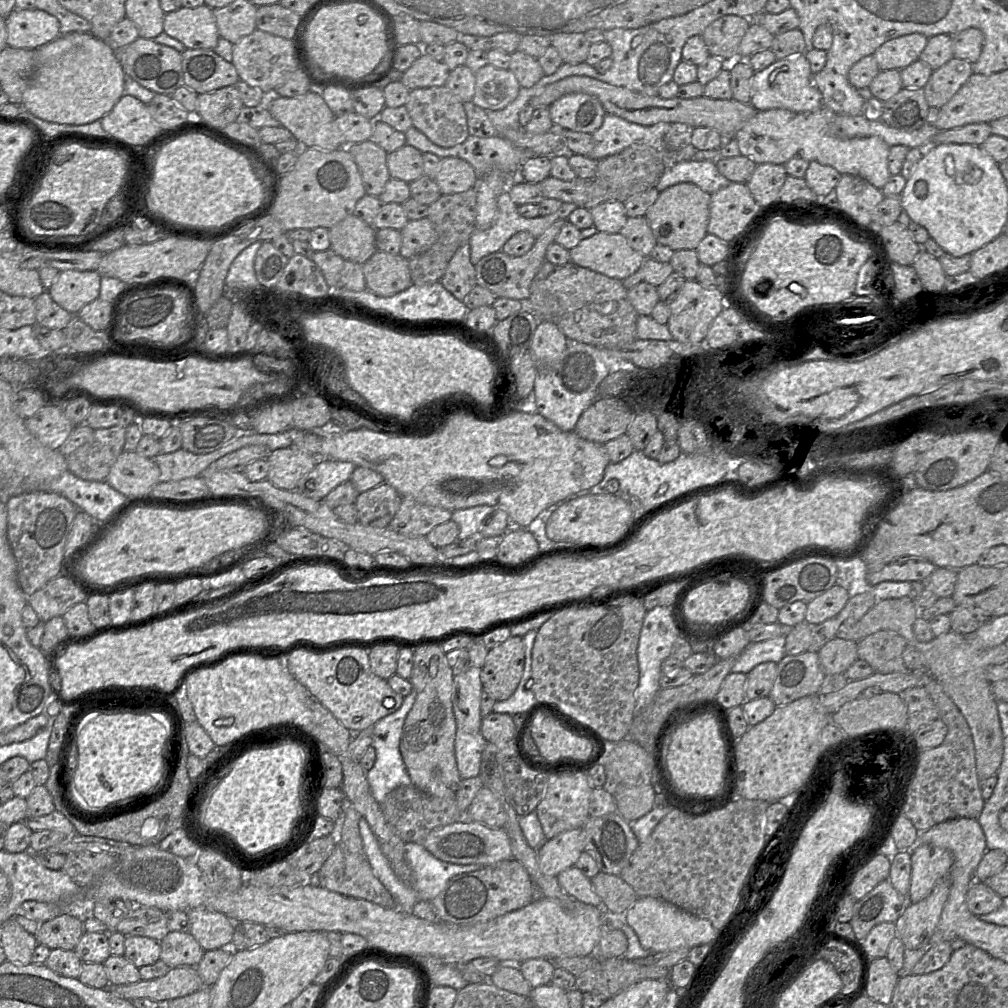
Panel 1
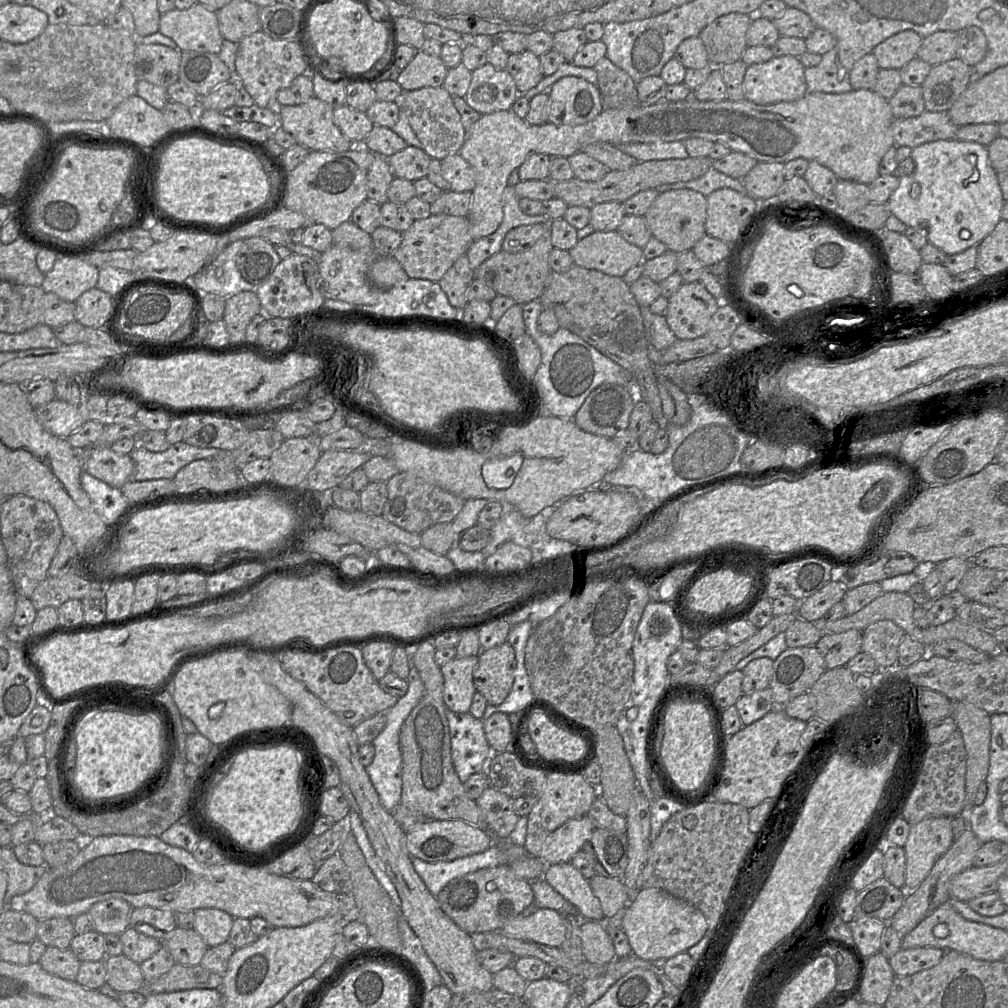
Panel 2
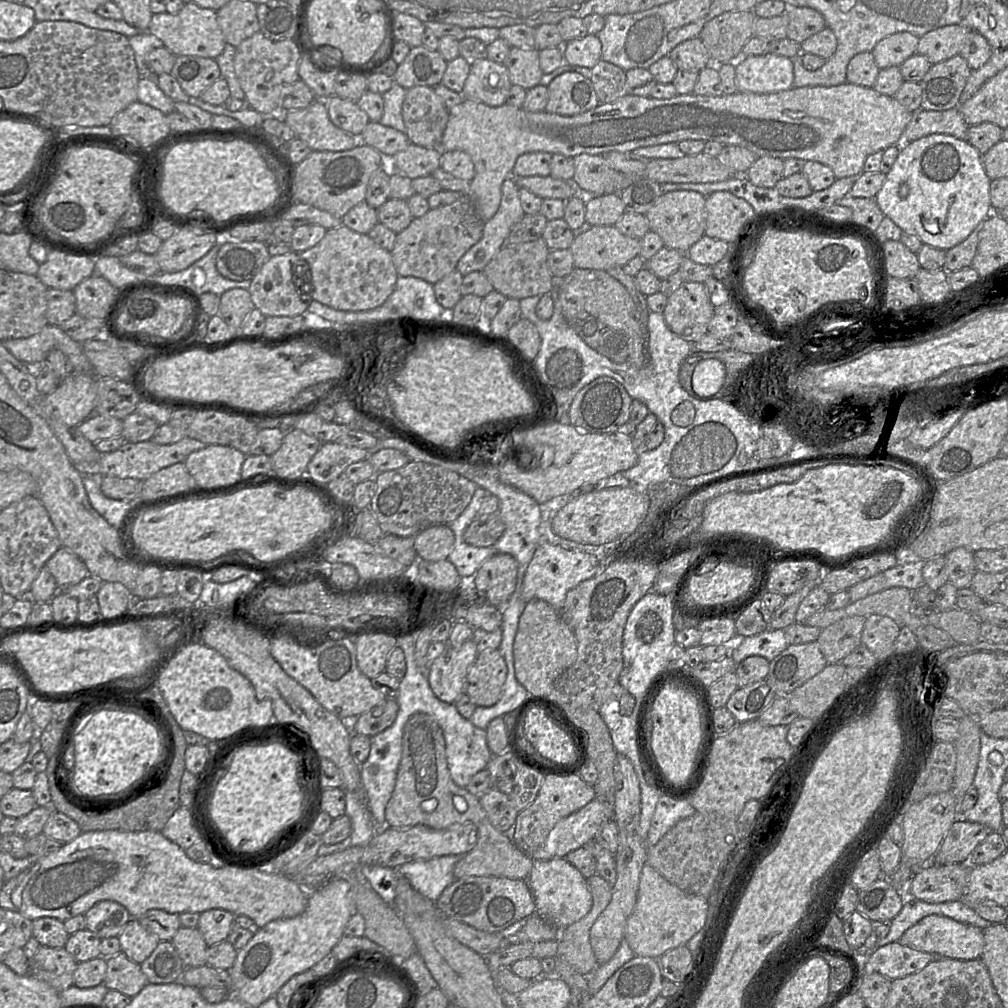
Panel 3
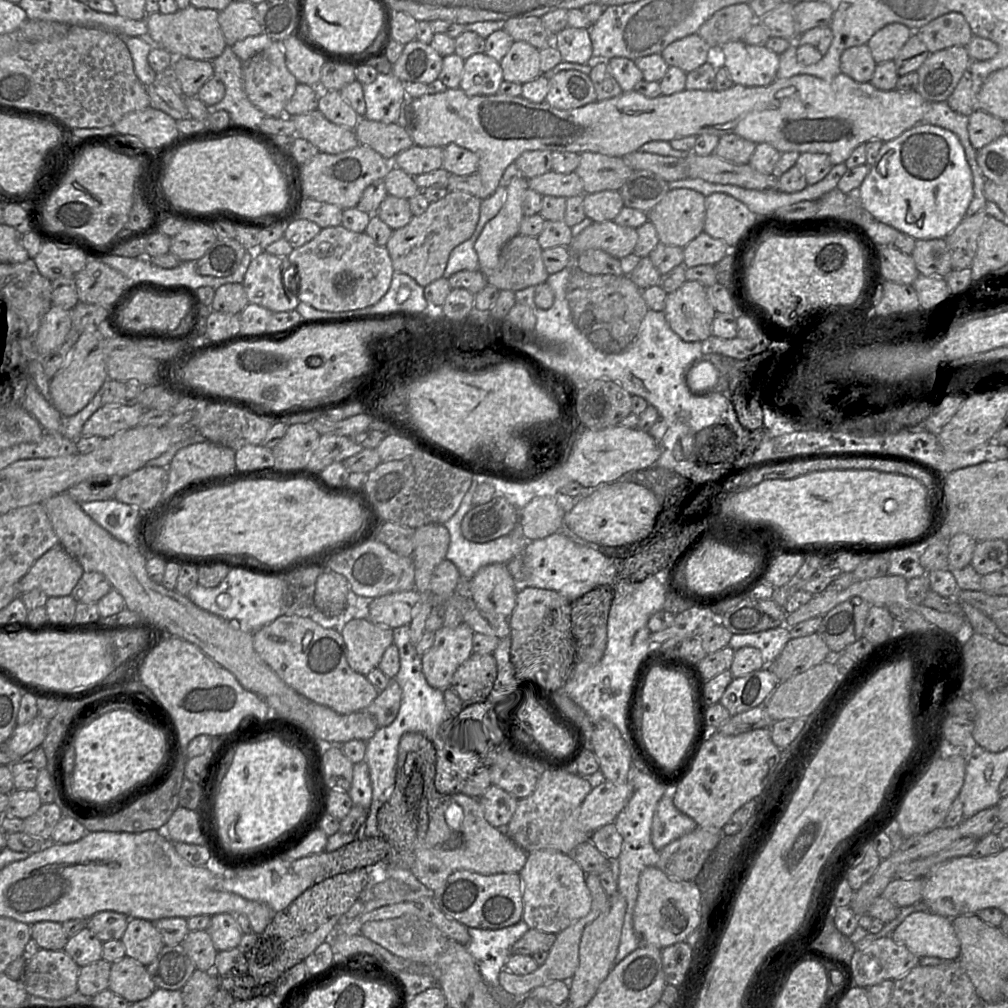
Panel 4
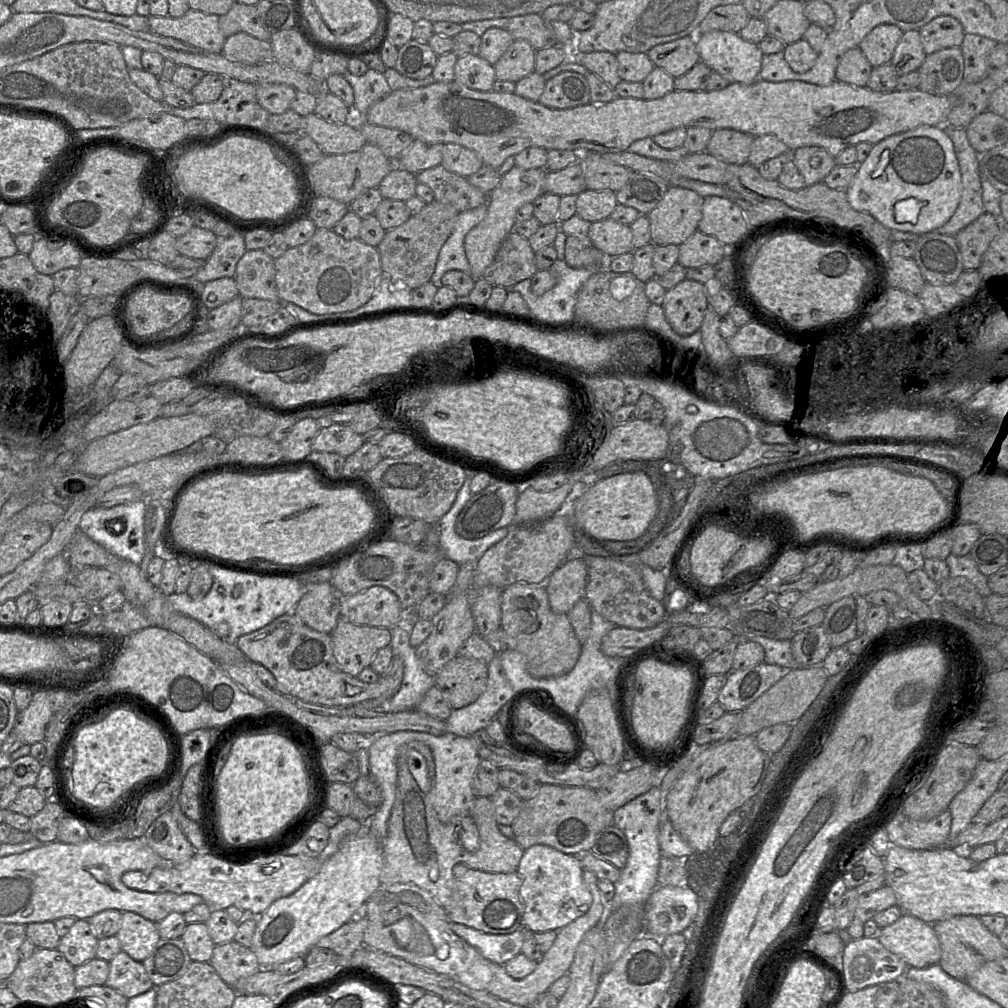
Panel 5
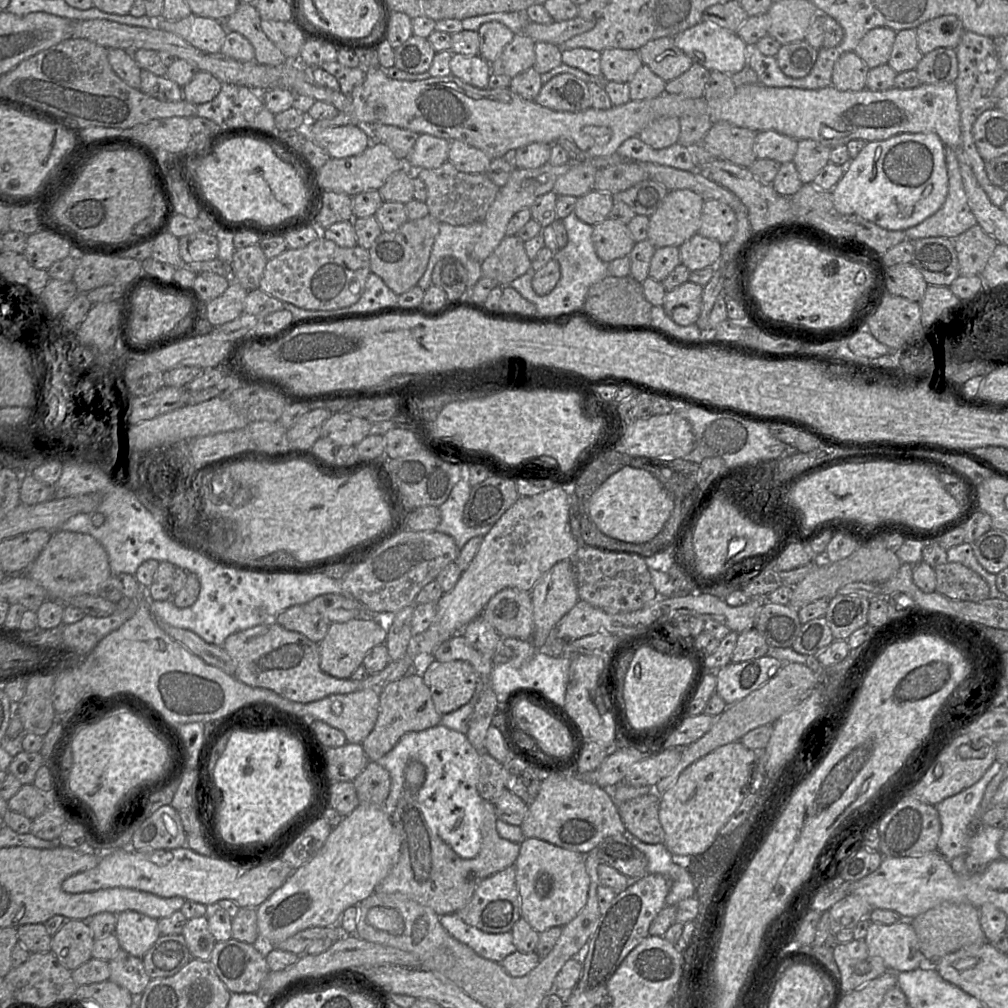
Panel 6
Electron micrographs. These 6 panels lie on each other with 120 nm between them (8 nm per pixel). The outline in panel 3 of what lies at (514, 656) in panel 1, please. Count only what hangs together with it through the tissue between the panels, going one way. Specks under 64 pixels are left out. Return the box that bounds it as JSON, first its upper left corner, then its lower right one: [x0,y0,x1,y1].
[465,649,507,707]

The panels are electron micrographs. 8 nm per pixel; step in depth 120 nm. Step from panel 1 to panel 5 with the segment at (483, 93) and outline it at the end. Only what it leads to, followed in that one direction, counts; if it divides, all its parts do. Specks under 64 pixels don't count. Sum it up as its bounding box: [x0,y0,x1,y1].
[455,54,496,91]

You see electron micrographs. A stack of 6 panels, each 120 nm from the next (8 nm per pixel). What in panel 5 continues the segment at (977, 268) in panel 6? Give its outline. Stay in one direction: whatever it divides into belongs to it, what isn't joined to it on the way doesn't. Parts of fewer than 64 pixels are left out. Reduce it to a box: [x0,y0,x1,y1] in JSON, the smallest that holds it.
[955,213,1005,271]

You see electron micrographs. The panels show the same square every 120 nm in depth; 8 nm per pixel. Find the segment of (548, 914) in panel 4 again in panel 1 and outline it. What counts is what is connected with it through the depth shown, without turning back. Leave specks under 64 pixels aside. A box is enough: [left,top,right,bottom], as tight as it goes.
[557,866,602,907]

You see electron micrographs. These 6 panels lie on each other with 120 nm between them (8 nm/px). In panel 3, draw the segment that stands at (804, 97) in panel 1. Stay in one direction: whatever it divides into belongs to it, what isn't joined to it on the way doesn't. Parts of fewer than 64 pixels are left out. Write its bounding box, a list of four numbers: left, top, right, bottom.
[735,52,793,94]

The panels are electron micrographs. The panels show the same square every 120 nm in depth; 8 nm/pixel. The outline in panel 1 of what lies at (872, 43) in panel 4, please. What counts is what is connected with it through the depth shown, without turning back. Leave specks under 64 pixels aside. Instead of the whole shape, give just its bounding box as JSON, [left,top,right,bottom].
[873,33,927,71]

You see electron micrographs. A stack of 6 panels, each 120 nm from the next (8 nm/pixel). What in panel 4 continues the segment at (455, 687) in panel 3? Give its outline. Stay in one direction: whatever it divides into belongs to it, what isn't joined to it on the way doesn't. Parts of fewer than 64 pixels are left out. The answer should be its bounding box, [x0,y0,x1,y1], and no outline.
[421,622,474,691]

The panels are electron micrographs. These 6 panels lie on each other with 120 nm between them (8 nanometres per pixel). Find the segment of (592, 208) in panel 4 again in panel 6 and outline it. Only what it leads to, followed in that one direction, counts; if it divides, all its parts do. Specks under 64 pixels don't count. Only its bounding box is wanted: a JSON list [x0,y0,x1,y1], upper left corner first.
[574,189,615,225]

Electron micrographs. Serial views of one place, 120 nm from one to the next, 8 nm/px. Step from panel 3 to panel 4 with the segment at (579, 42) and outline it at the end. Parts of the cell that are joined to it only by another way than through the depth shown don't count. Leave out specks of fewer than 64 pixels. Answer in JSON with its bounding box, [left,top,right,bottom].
[552,26,594,64]

